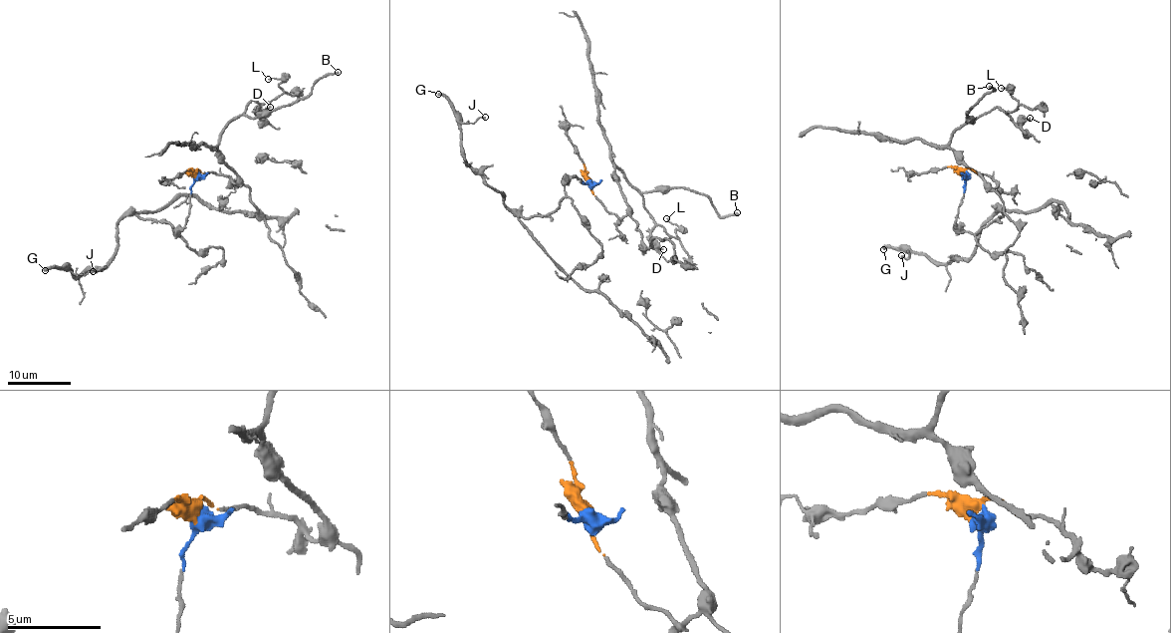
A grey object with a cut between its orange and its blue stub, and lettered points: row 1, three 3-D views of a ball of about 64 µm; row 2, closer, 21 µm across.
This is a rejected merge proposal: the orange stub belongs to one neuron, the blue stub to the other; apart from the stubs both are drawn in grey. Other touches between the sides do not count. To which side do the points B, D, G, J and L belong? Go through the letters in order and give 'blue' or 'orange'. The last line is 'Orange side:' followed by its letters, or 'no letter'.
B: orange
D: orange
G: blue
J: blue
L: orange
Orange side: B, D, L

